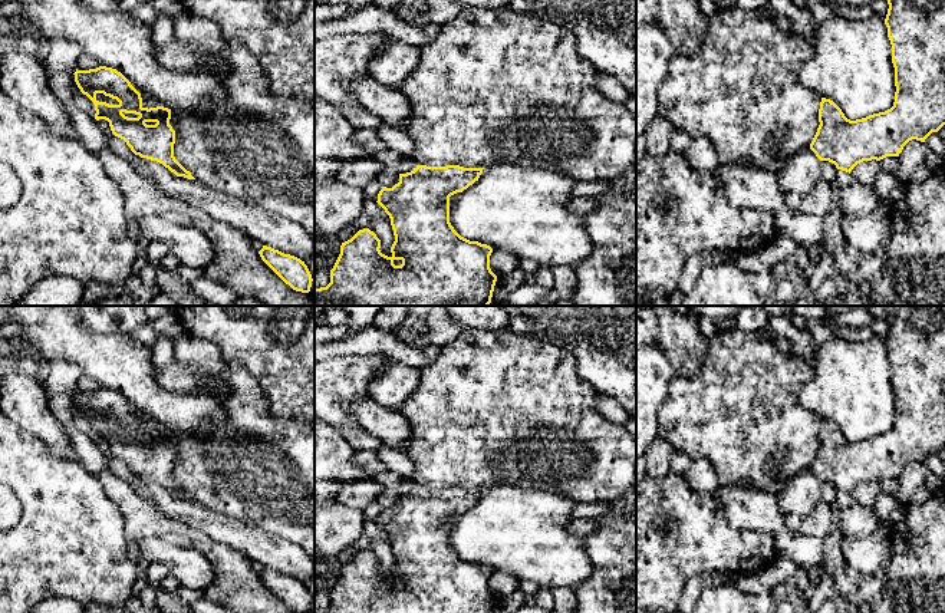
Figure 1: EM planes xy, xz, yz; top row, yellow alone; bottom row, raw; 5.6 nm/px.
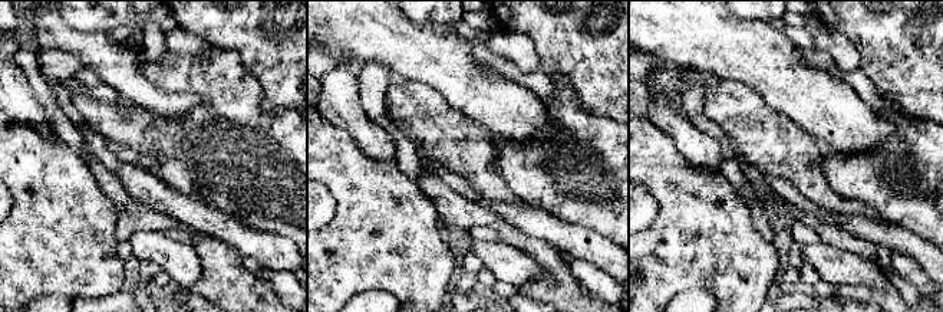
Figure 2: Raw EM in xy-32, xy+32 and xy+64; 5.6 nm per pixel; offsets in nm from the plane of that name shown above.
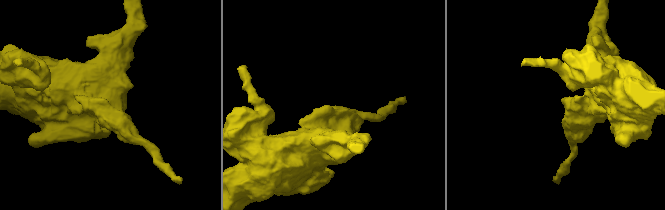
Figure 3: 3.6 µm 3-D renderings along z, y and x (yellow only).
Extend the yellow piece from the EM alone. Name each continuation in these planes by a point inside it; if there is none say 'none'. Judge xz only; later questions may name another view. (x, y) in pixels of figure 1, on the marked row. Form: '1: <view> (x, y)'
none

